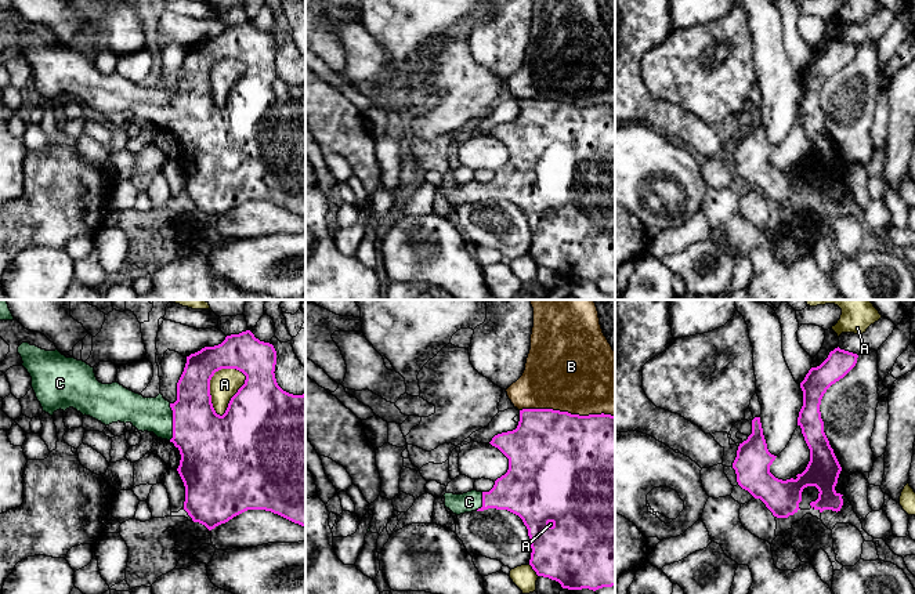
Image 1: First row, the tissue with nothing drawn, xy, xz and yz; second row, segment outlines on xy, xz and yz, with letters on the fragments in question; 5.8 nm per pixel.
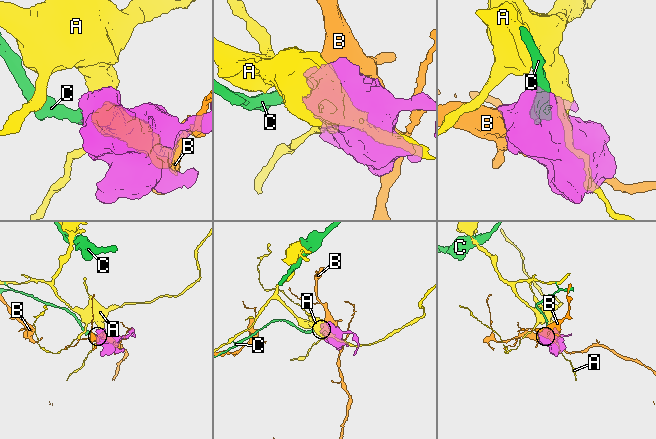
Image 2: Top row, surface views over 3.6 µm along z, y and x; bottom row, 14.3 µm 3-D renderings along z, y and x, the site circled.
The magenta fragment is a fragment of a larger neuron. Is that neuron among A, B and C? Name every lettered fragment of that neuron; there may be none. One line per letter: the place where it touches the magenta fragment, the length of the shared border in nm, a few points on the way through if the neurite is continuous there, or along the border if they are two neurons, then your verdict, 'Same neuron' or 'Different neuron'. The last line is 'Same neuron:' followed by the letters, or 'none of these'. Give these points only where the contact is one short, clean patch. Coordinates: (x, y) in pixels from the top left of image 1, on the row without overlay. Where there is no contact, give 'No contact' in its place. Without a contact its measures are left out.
A: Touches magenta at xy (238, 82). Shared border 300 nm. Different neuron
B: Touches magenta at xz (567, 102). Shared border 550 nm. Different neuron
C: Touches magenta at xy (173, 112). Shared border 220 nm. Path across: xy (209, 134), (188, 113), (173, 112), (154, 105). Same neuron
Same neuron: C

